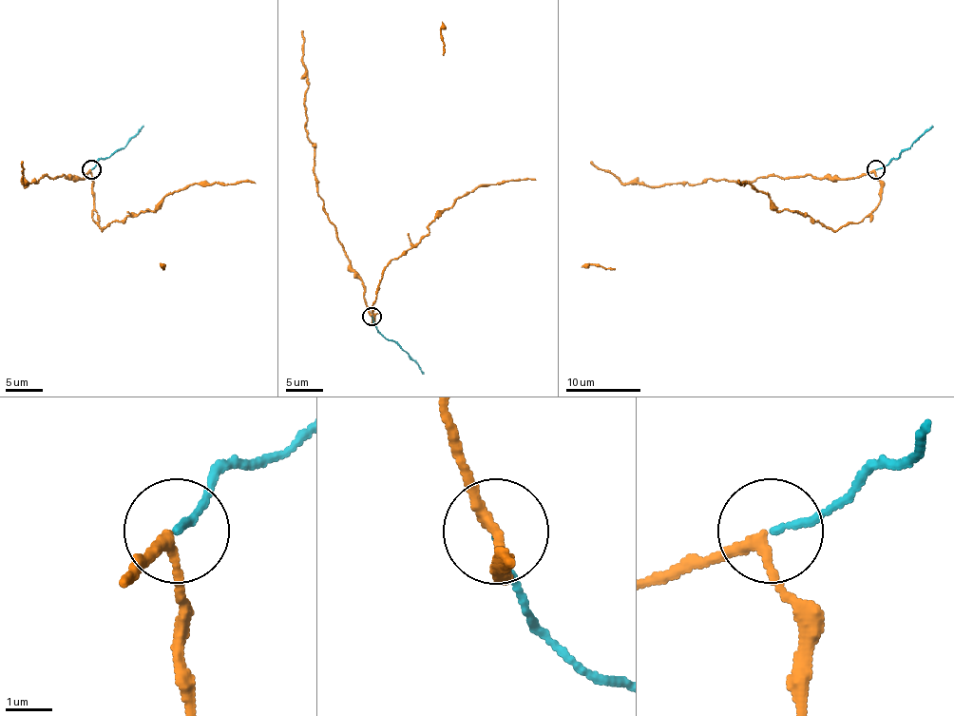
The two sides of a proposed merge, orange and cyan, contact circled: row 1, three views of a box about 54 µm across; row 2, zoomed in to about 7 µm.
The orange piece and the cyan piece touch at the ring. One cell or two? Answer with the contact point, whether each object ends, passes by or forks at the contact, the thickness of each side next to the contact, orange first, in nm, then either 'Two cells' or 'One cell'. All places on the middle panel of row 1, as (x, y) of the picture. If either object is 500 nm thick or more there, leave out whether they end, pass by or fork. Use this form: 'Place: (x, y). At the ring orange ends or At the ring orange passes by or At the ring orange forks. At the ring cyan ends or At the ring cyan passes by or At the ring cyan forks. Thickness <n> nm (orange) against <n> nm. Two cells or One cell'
Place: (372, 316). At the ring orange passes by. At the ring cyan ends. Thickness 200 nm (orange) against 130 nm. One cell

